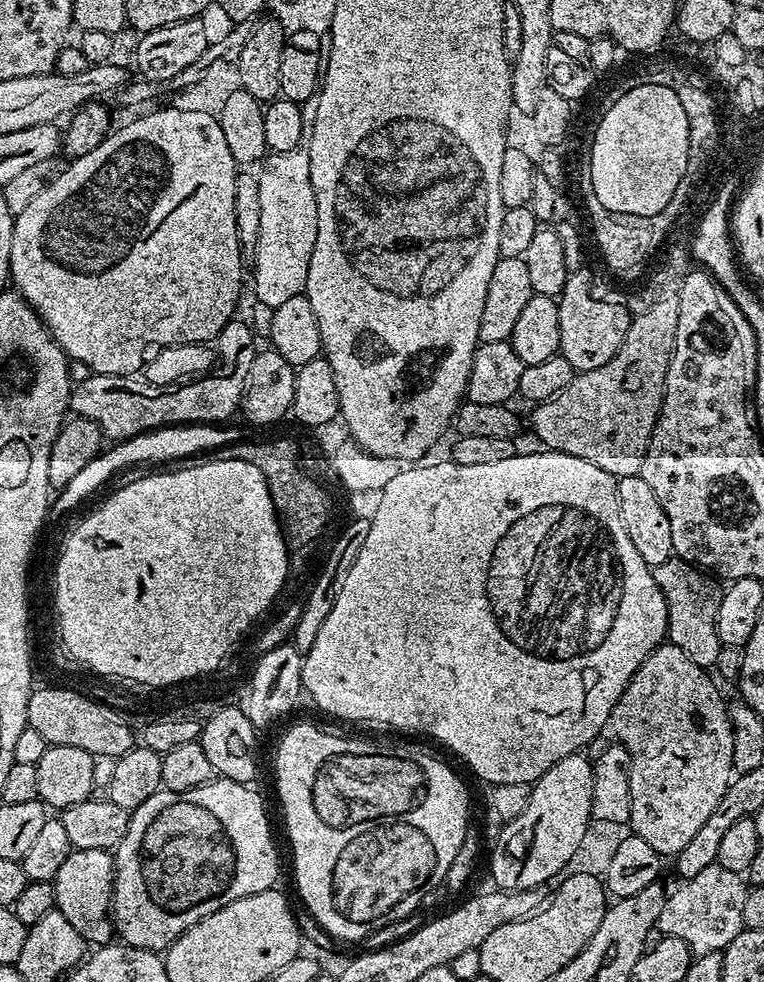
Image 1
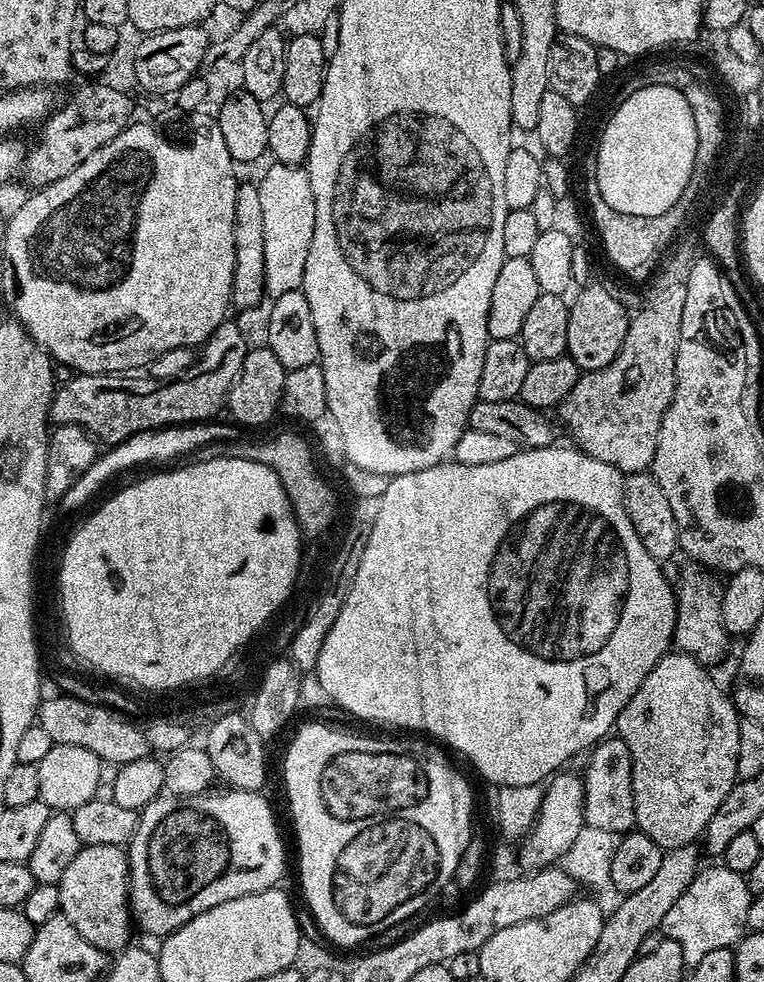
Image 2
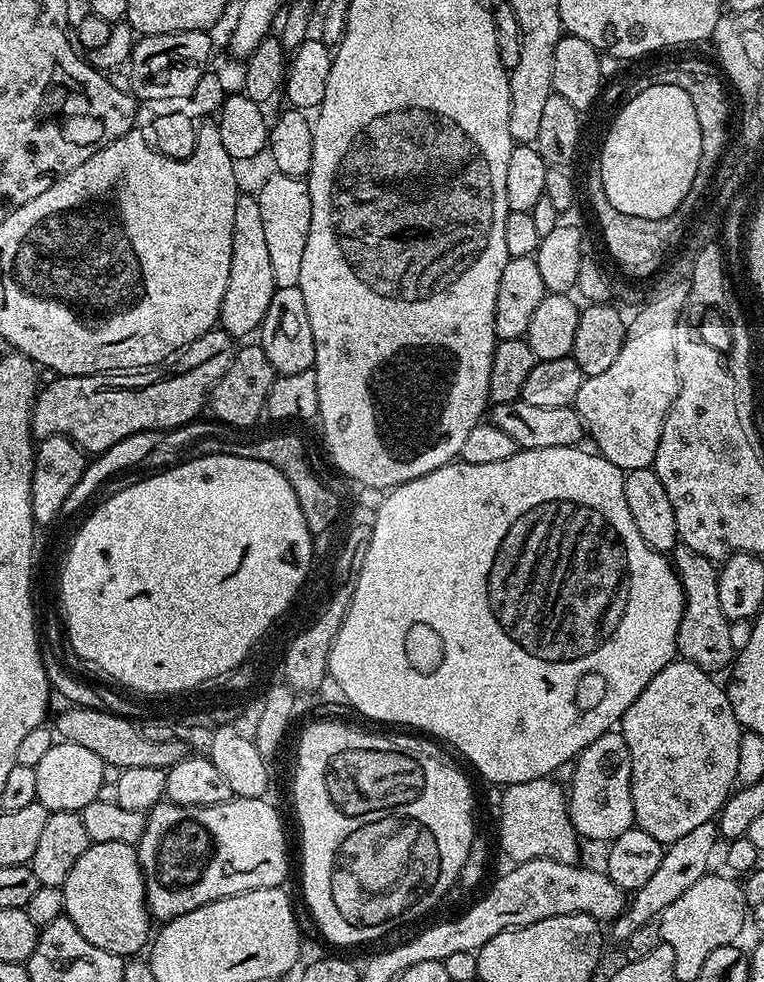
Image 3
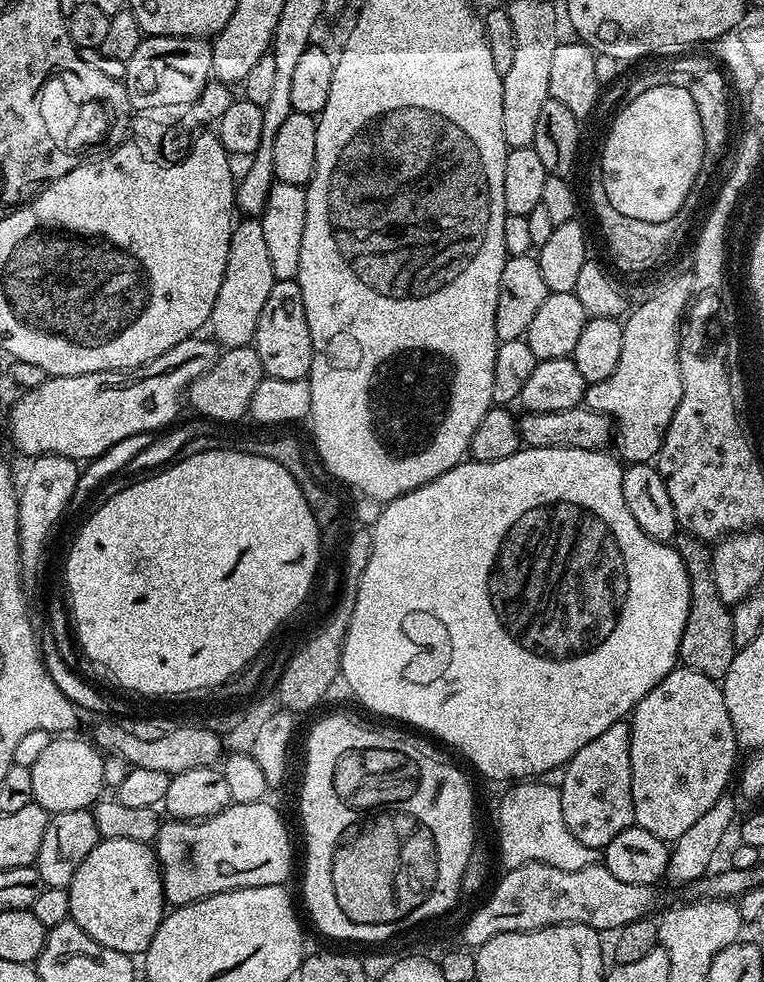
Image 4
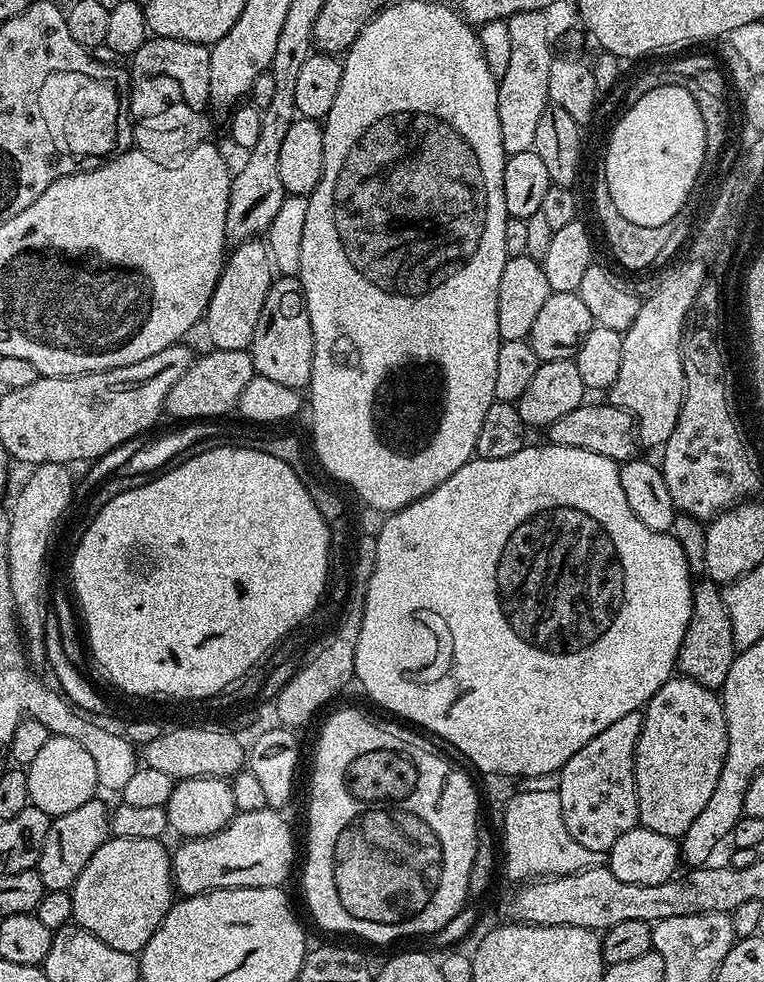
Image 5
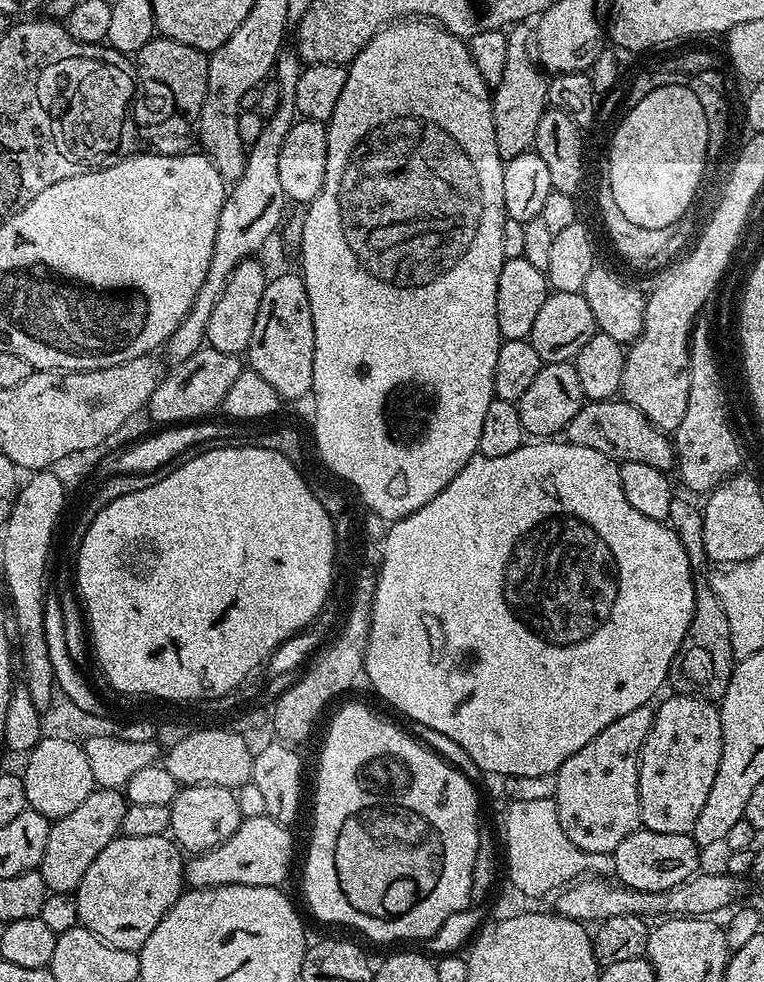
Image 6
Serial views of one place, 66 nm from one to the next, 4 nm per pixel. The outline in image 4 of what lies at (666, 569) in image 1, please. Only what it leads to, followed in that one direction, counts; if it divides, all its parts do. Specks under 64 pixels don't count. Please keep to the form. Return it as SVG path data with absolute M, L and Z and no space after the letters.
M687 534L677 535L674 547L686 566L690 582L690 606L686 618L686 630L682 630L679 663L685 668L698 670L698 674L706 674L712 680L723 681L726 670L730 670L730 662L734 662L738 649L734 642L734 626L729 605L722 602L718 586L714 586L712 548L705 541Z

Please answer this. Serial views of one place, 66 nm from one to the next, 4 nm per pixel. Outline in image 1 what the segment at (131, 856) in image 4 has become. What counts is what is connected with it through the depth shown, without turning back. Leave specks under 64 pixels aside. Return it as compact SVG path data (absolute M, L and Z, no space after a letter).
M77 848L68 855L58 870L54 887L55 911L66 914L66 922L82 934L89 945L103 946L114 940L114 921L110 915L112 890L116 882L116 866L109 850L82 850Z

